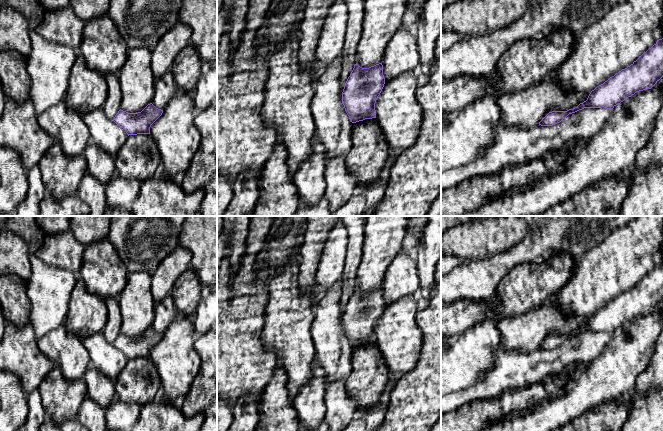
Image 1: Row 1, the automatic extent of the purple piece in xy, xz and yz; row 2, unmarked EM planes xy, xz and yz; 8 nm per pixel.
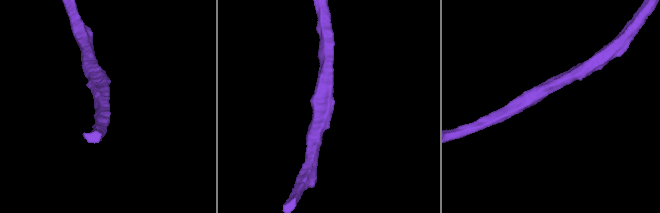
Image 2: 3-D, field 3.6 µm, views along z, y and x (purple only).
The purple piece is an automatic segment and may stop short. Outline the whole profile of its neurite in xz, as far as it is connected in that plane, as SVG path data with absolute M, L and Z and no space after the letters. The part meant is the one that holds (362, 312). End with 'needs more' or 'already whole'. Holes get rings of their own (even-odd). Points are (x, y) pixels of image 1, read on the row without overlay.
M382 287L369 292L354 289L342 316L342 327L352 347L376 342L375 327L384 308Z; already whole

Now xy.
M148 328L141 336L128 337L119 334L113 345L129 359L150 358L151 349L162 339L163 334Z; already whole

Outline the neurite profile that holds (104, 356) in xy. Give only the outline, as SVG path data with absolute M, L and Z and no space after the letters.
M102 331L85 338L83 344L90 355L91 366L113 381L128 362L122 351L106 341Z

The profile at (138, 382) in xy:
M150 358L129 359L114 380L116 398L141 406L153 402L161 386L159 373Z

